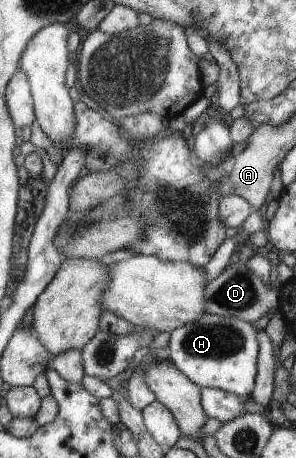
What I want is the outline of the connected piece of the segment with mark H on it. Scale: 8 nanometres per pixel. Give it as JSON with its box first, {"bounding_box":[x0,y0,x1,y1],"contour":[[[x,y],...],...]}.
{"bounding_box":[167,313,258,398],"contour":[[[203,313],[197,320],[182,324],[169,332],[167,360],[200,389],[212,388],[224,390],[247,398],[254,387],[256,373],[258,342],[257,330],[253,324],[235,317],[224,317]]]}

